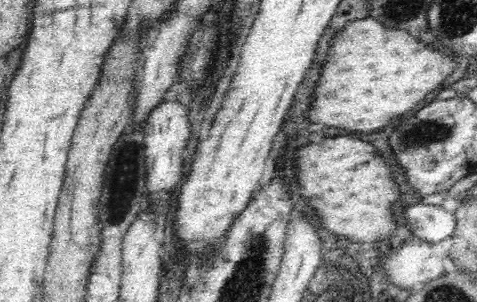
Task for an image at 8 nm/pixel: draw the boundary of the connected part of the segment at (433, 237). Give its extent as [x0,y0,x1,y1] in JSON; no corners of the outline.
[404,202,456,243]

